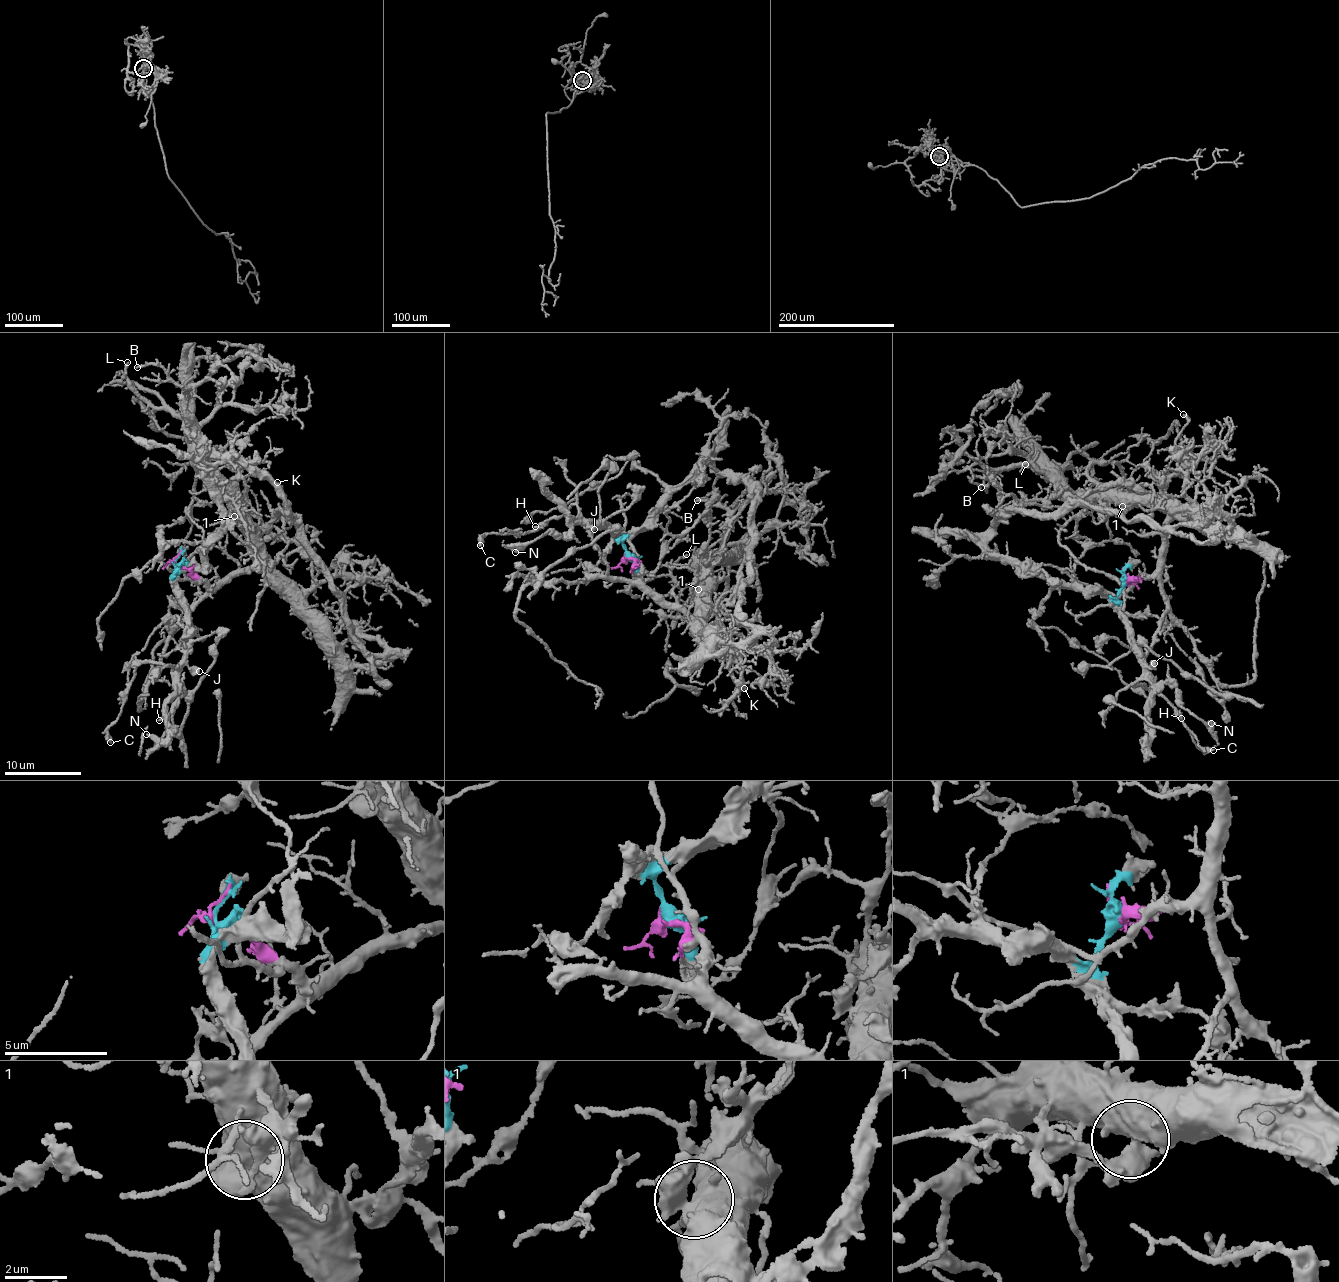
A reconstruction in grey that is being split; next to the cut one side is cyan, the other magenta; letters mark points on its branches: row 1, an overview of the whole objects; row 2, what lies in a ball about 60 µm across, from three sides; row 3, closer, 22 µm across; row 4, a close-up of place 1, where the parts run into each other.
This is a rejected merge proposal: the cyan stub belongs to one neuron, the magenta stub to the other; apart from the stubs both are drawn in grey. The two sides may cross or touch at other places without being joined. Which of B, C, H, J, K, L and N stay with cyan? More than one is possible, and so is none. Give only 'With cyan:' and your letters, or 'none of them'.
With cyan: C, H, J, N

